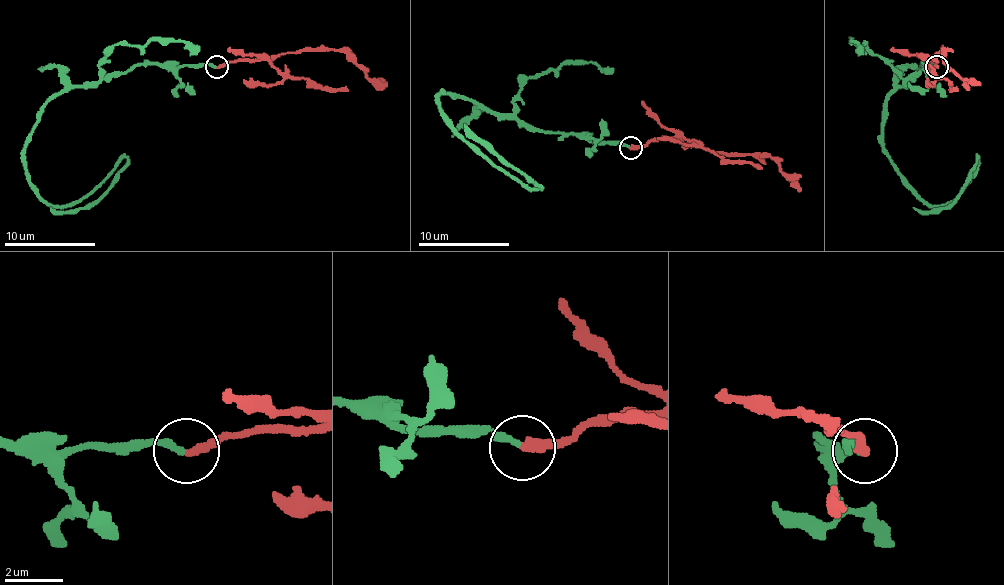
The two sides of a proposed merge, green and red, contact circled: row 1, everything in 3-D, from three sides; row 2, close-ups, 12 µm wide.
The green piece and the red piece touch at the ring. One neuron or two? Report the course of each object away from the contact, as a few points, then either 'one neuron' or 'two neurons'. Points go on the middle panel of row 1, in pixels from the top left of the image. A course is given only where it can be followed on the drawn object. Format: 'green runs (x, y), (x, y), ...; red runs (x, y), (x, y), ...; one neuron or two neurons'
green runs (631, 146), (525, 128), (464, 98), (441, 93), (443, 116), (525, 185), (525, 178), (464, 123); red runs (631, 148), (681, 137), (711, 151), (766, 153), (800, 192); one neuron

